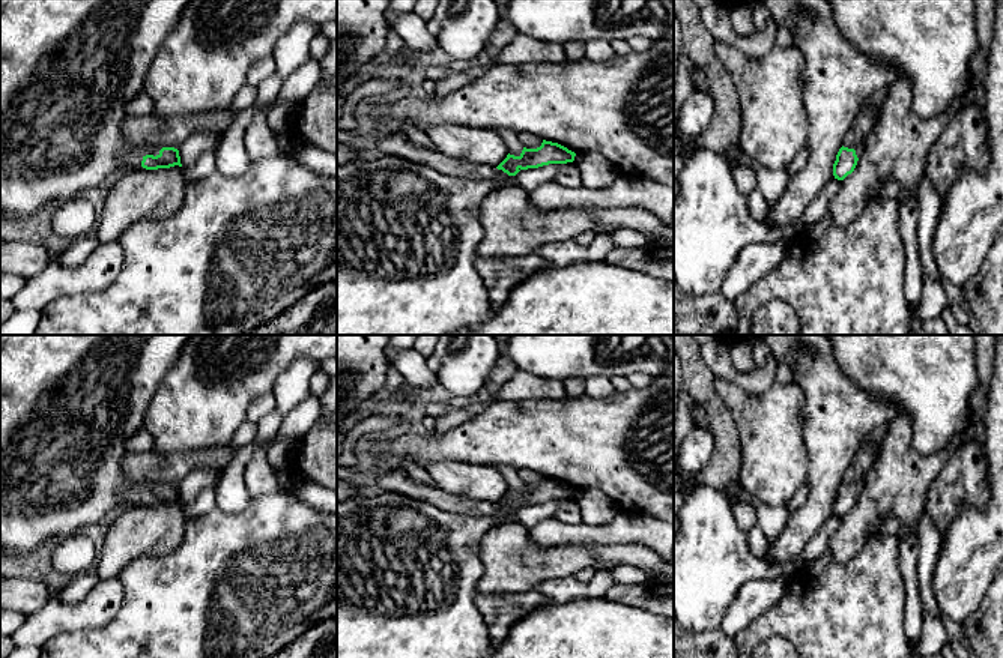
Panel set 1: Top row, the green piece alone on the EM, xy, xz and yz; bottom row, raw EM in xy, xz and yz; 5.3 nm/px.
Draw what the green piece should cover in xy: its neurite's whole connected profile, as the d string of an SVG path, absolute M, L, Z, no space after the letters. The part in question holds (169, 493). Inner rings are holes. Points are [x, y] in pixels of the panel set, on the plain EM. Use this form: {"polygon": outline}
{"polygon": "M0 335L0 553L5 556L35 556L47 542L87 530L102 517L129 503L158 506L182 503L179 487L174 484L134 484L122 473L122 460L128 454L125 443L143 428L149 403L168 371L179 361L180 352L191 335Z"}

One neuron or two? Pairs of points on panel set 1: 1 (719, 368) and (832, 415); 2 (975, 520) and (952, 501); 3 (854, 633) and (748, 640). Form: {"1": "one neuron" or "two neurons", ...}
{"1": "two neurons", "2": "two neurons", "3": "one neuron"}

